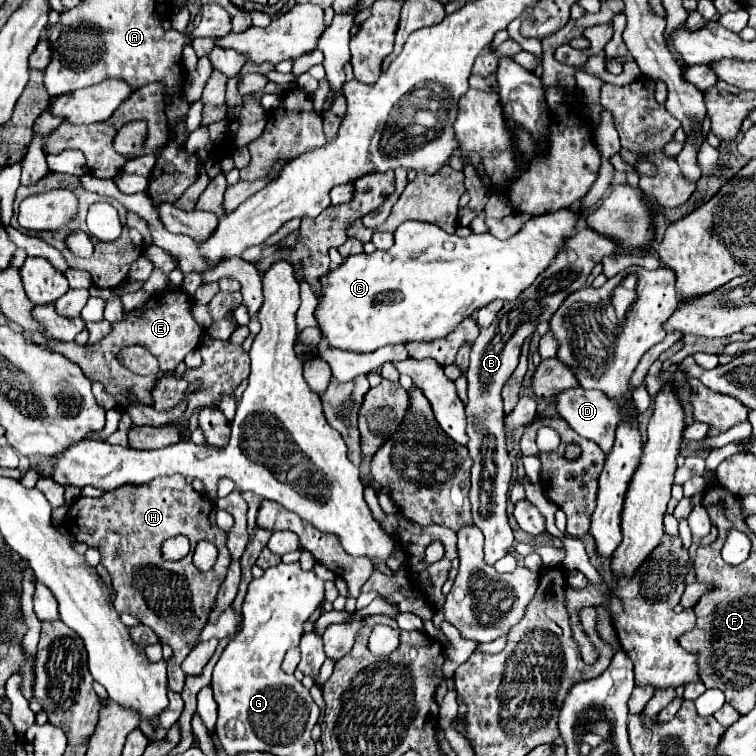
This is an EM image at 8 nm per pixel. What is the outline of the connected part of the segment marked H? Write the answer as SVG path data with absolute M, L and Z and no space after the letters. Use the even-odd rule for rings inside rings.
M172 474L142 486L120 486L102 498L78 498L66 514L66 526L76 540L100 550L100 564L108 570L116 590L116 612L136 616L158 634L162 644L172 646L174 660L168 664L168 682L174 692L182 692L184 672L180 664L198 644L198 632L208 620L208 612L232 562L226 548L228 534L216 526L214 502L186 484L186 478ZM178 534L188 536L190 554L182 560L164 560L162 542ZM198 540L210 540L218 548L218 560L208 572L200 572L192 564Z

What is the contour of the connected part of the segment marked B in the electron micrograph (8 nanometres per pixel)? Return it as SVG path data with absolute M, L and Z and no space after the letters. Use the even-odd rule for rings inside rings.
M586 224L566 240L564 248L558 252L554 262L536 278L536 282L522 292L520 300L506 302L504 308L496 314L488 328L480 328L478 340L472 344L470 366L466 370L468 378L468 404L466 404L466 420L468 420L468 452L474 460L472 466L472 486L470 486L470 502L472 502L472 518L474 524L484 534L484 560L486 564L496 564L502 556L506 556L512 548L514 536L508 524L506 502L508 488L512 478L512 462L506 450L506 432L504 432L504 410L502 410L502 388L518 366L520 346L540 322L548 322L550 316L558 310L564 298L586 286L586 278L592 272L594 264L606 256L618 254L620 244L612 238L590 230Z

